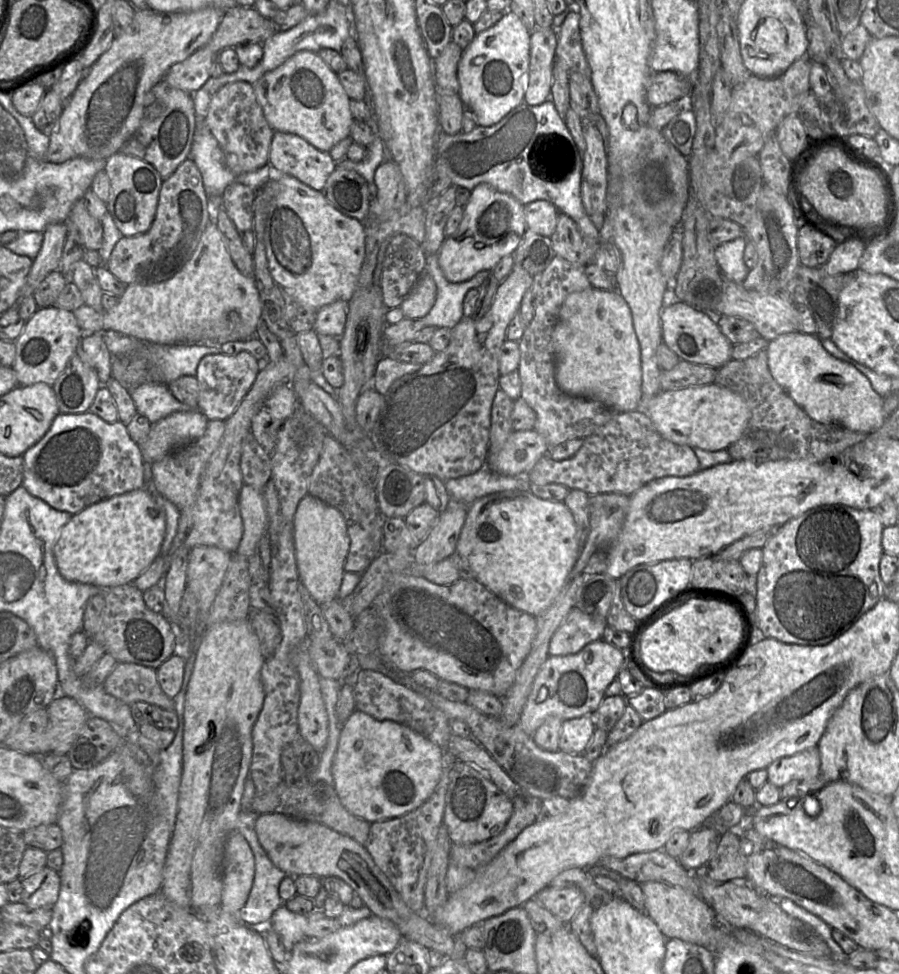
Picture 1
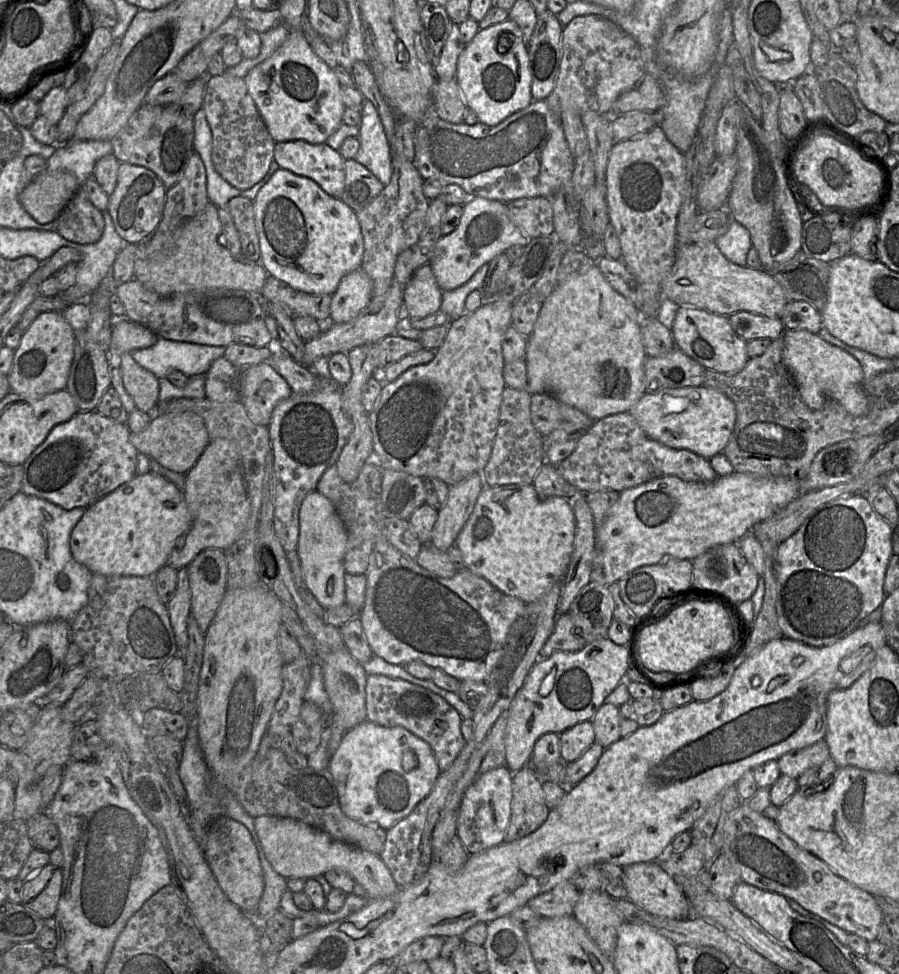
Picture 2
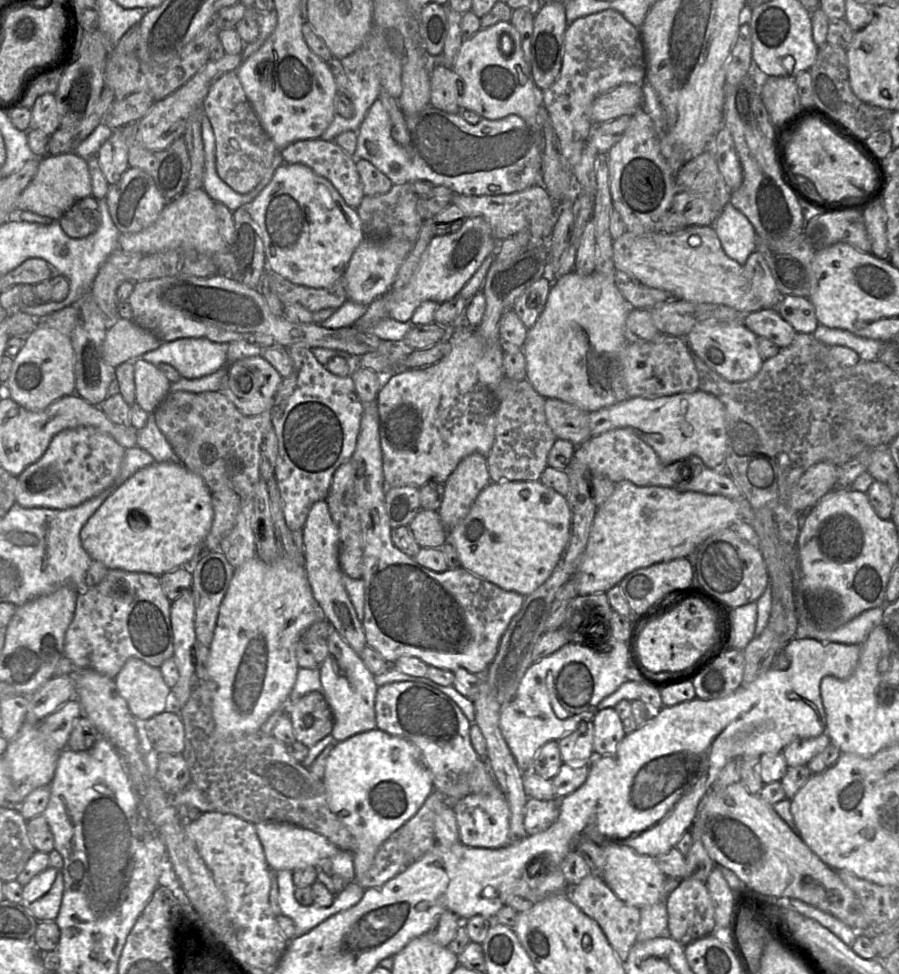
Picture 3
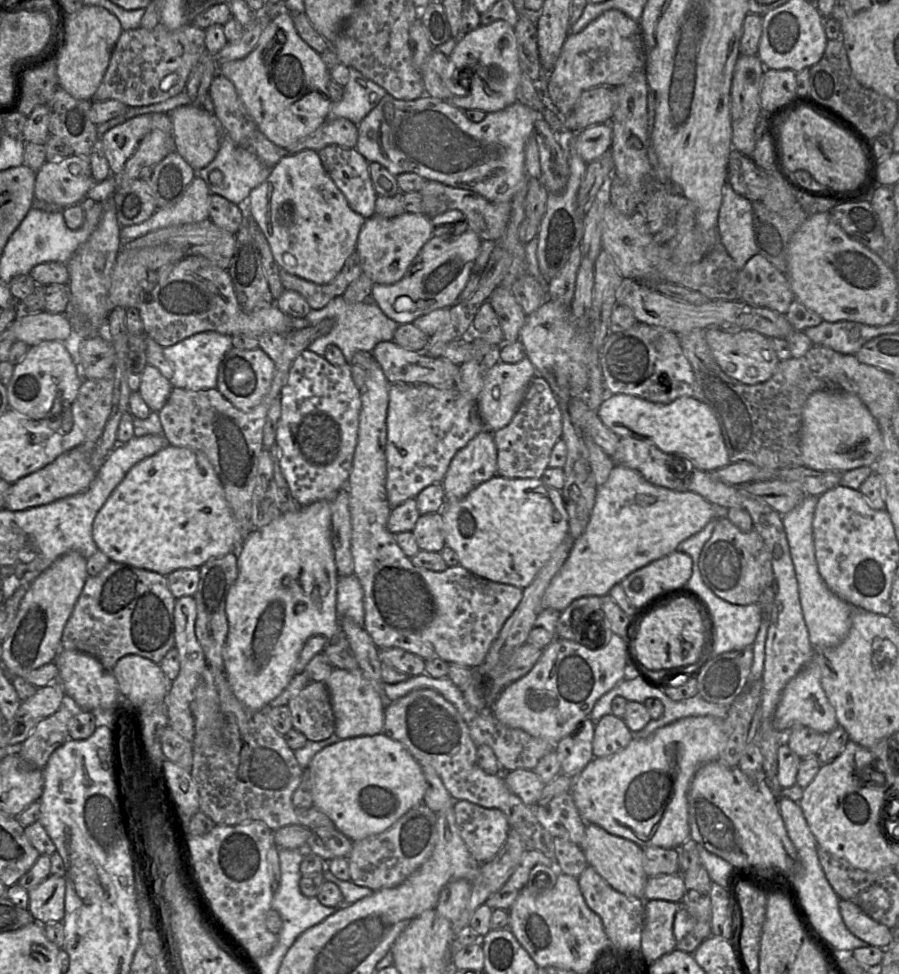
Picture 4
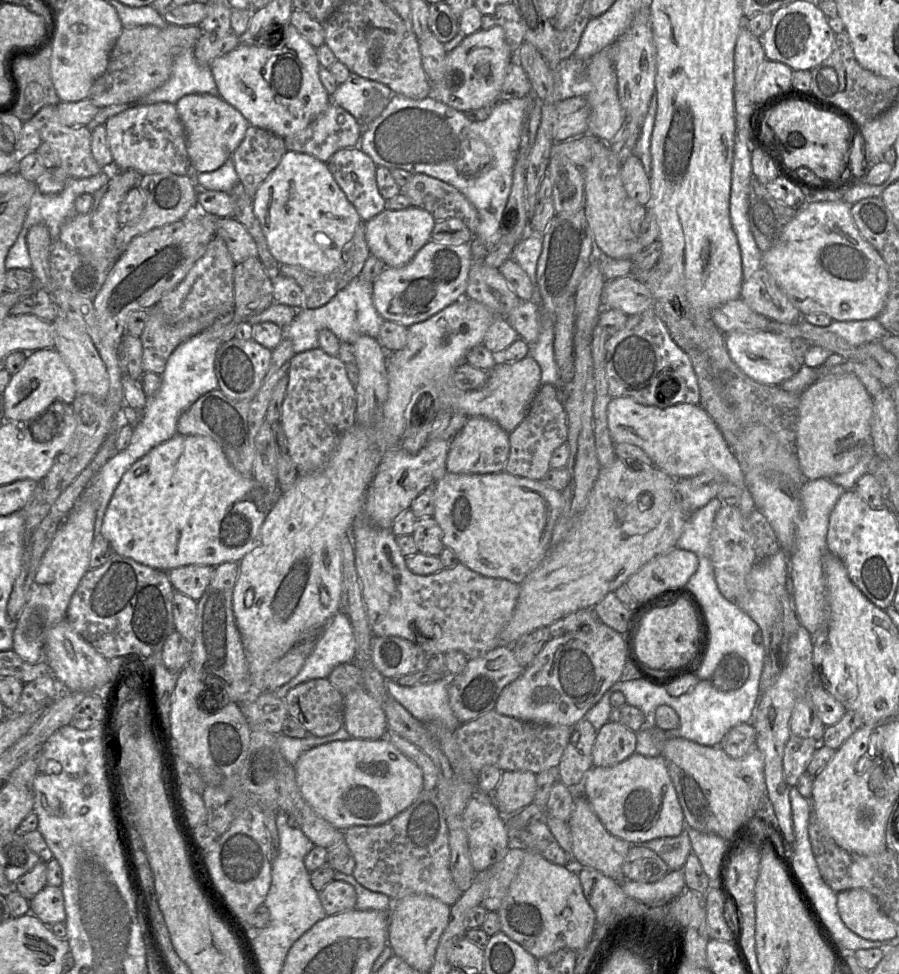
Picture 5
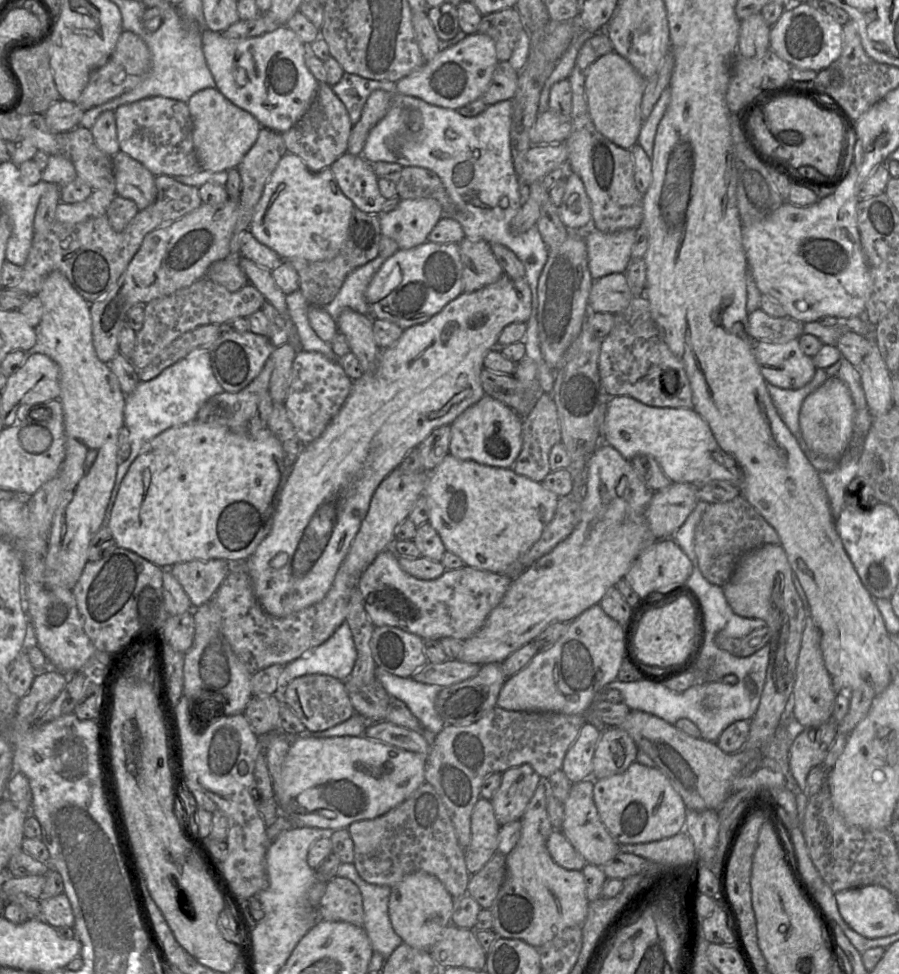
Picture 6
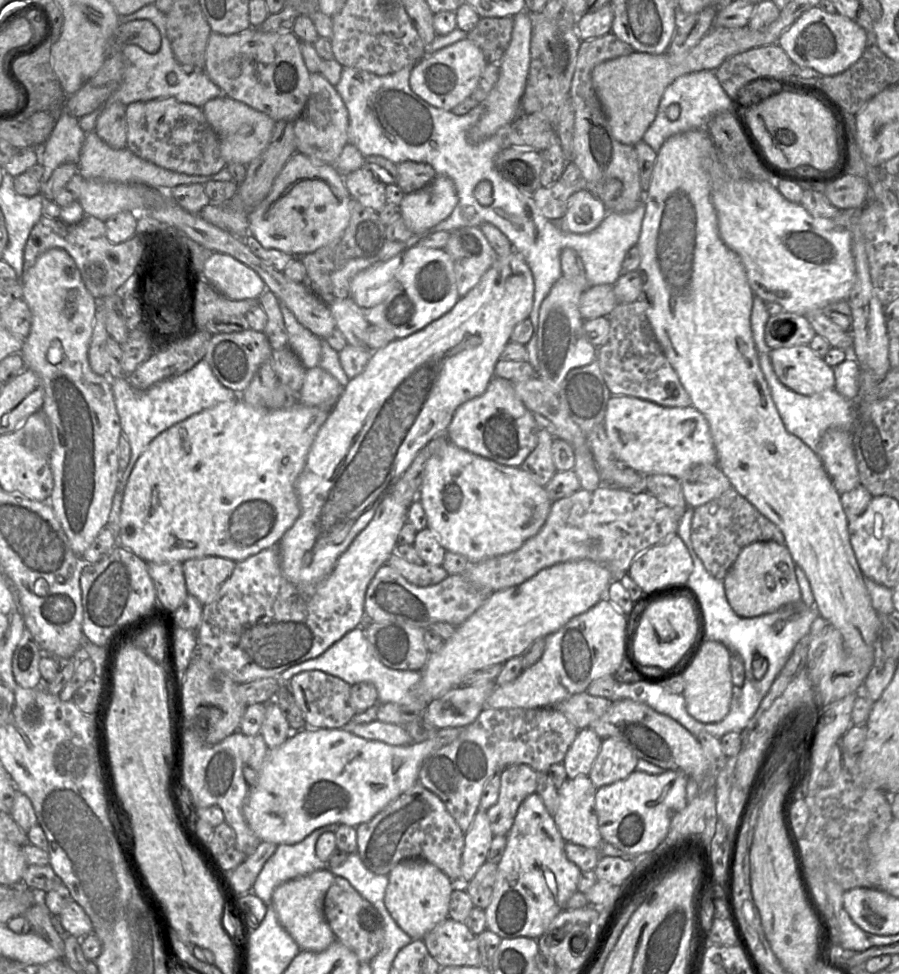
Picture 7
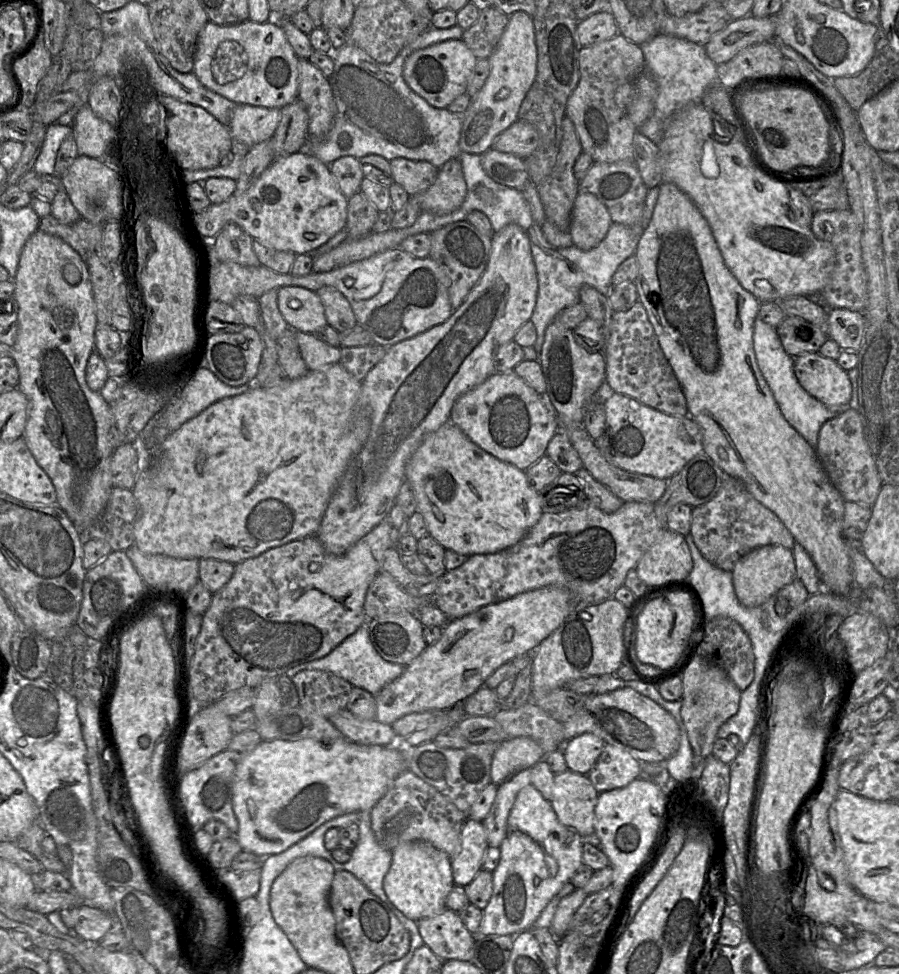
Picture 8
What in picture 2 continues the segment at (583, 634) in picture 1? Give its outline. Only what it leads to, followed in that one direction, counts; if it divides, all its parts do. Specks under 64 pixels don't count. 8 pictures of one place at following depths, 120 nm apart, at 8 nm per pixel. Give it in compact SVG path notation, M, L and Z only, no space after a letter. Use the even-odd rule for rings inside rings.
M569 613L559 615L554 631L540 652L540 658L548 658L555 652L576 652L587 645L586 639L575 634L575 626Z

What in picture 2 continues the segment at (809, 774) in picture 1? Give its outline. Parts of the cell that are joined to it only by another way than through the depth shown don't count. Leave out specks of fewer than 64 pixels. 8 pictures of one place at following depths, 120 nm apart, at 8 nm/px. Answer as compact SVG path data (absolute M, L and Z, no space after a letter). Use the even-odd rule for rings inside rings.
M821 740L804 749L791 751L778 759L782 776L797 779L806 770L820 766L830 758L829 748L825 740Z

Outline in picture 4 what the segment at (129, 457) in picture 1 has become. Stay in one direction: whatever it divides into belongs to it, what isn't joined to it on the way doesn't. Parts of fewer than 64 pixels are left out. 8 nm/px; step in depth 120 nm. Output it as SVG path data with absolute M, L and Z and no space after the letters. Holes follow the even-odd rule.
M79 446L74 447L59 455L44 468L11 484L5 496L4 509L11 511L26 510L84 492L94 481L97 472L91 465L89 452Z

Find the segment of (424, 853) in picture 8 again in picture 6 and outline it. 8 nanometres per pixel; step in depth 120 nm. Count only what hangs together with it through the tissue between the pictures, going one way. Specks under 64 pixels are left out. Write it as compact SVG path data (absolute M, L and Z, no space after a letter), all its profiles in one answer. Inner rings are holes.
M424 872L411 873L391 887L388 912L392 928L402 943L429 951L451 924L453 902L454 898L435 876Z

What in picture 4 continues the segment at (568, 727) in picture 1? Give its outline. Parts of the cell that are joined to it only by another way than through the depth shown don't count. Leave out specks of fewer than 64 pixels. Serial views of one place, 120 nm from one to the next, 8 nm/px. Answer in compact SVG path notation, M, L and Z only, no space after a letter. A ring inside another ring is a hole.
M583 720L573 733L560 740L555 747L561 763L561 773L576 778L594 758L595 722Z

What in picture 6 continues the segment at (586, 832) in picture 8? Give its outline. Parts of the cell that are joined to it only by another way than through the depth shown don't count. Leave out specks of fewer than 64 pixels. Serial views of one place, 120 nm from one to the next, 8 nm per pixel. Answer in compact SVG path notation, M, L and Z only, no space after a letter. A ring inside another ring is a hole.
M589 778L571 785L569 795L563 803L561 832L587 863L604 866L620 852L620 844L613 839L599 817L593 799L594 782L593 778Z

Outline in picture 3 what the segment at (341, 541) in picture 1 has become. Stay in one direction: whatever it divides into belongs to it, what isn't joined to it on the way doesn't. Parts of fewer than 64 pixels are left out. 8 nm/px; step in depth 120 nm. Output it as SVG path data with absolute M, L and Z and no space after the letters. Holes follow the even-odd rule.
M319 500L312 505L302 529L302 537L305 570L313 596L322 608L326 619L360 656L367 645L366 636L362 622L358 619L342 581L343 571L339 564L339 530L331 517L328 503L325 500Z

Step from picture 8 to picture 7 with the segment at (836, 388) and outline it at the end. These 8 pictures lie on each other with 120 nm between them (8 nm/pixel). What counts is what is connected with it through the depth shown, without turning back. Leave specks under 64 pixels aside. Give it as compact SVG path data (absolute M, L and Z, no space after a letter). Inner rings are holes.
M809 345L772 349L770 359L779 380L802 395L835 388L834 370Z

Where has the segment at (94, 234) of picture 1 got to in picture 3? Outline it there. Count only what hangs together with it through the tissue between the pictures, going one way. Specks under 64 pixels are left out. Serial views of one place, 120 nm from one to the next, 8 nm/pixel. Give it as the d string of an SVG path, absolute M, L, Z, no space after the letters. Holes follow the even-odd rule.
M92 195L77 201L59 220L63 231L73 239L94 233L101 221L97 199Z

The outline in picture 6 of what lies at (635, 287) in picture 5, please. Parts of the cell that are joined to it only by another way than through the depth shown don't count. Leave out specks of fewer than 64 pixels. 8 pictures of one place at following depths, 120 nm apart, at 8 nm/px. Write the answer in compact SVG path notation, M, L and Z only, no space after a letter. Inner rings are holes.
M613 273L594 280L589 294L589 311L617 314L628 307L634 295L626 273Z

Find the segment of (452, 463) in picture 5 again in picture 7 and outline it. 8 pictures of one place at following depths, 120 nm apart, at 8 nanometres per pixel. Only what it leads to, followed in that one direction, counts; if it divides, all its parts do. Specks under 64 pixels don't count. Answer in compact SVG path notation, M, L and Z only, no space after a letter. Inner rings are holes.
M494 376L486 391L455 411L445 435L456 446L499 464L521 467L538 443L540 426L517 396L511 381Z

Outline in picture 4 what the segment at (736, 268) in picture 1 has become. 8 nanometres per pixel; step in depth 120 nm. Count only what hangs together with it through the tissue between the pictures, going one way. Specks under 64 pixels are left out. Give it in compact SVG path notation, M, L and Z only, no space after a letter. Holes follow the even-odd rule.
M728 183L723 188L718 232L720 243L739 270L758 254L753 227L753 203L737 194Z

